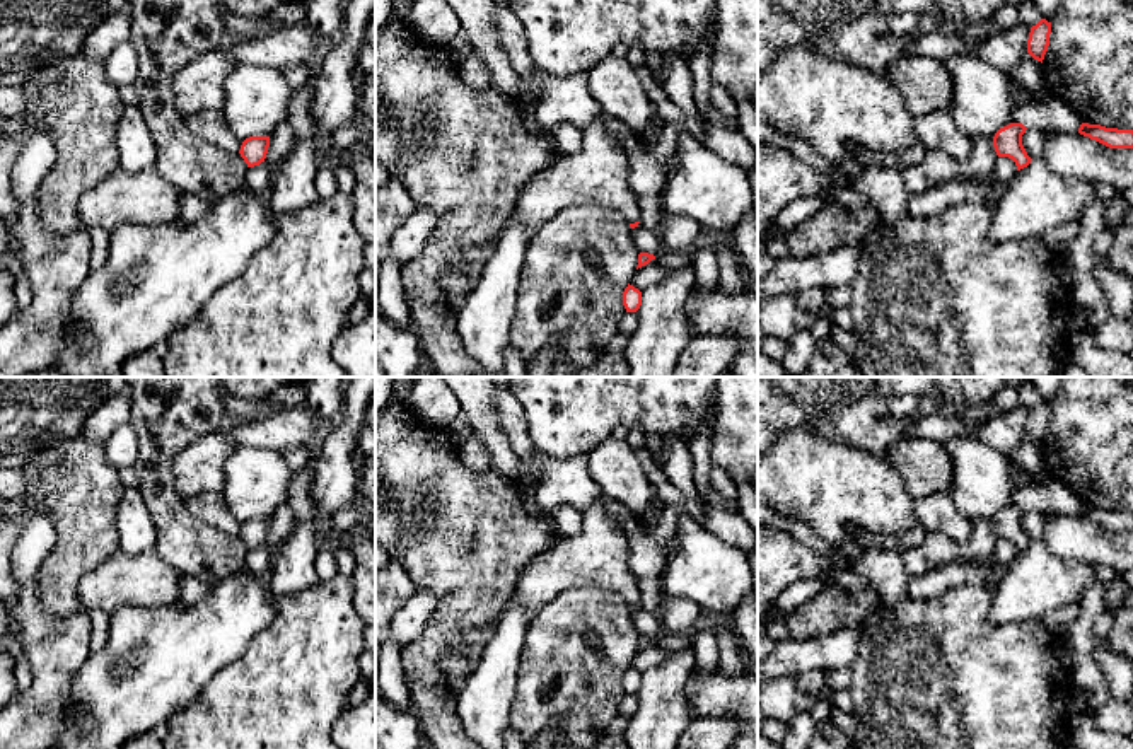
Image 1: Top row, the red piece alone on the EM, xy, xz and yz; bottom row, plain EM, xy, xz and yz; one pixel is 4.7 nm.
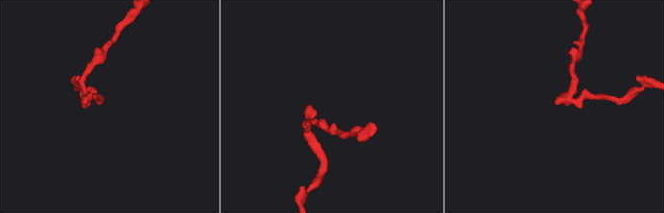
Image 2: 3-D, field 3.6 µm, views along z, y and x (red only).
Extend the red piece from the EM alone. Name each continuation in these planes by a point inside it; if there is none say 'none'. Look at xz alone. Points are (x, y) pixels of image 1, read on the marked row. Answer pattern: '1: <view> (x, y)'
1: xz (599, 171)

